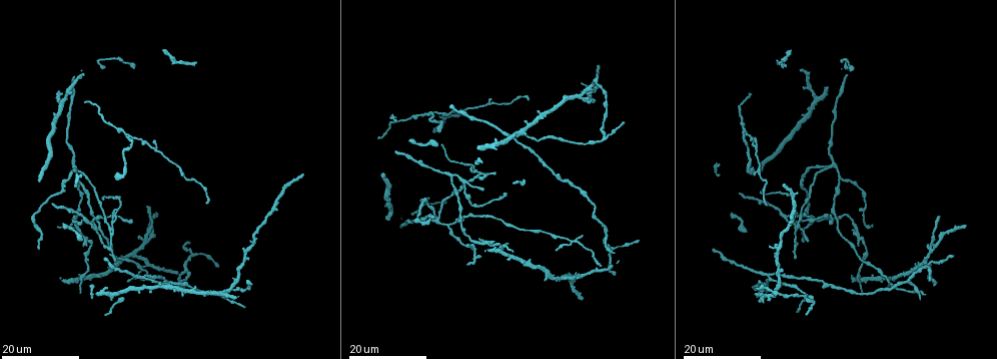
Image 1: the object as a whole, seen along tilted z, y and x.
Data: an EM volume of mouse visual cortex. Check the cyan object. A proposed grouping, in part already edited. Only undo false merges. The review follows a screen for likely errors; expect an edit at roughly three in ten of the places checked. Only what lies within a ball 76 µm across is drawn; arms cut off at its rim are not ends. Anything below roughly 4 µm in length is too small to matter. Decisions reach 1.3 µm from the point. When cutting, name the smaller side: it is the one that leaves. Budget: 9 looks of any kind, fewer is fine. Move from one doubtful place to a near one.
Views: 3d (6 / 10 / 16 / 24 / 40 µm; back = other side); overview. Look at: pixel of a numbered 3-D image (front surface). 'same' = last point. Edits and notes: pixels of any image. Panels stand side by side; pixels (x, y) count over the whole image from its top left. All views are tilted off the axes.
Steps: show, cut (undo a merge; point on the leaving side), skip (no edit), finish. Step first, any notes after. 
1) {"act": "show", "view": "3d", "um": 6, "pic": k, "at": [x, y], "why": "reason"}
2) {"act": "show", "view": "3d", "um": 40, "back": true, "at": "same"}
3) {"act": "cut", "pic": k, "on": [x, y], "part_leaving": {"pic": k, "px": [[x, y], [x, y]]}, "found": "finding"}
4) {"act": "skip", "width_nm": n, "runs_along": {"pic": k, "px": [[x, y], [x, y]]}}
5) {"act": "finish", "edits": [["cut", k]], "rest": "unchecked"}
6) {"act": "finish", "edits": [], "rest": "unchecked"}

{"act": "show", "view": "3d", "um": 16, "pic": 1, "at": [114, 232], "why": "a fork"}

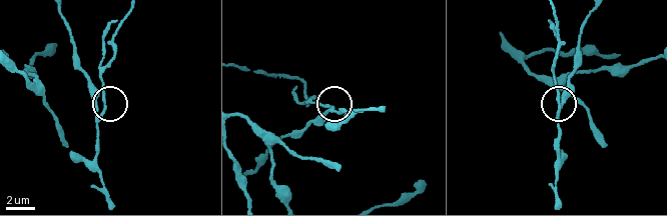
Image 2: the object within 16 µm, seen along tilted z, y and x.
{"act": "show", "view": "3d", "um": 10, "pic": 2, "at": [102, 102]}

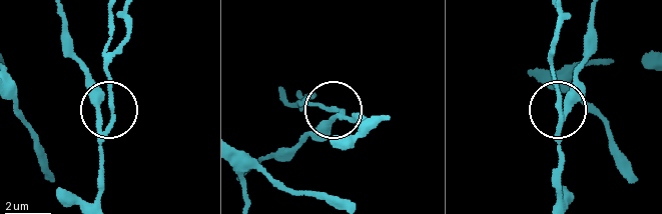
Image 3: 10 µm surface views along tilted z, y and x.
{"act": "cut", "pic": 3, "on": [112, 101], "width_nm": 180, "part_leaving": {"pic": 3, "px": [[104, 132], [112, 116], [107, 59], [123, 36], [125, 14]]}, "found": "a second neuron is stuck on"}

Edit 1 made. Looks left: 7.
{"act": "show", "view": "overview"}

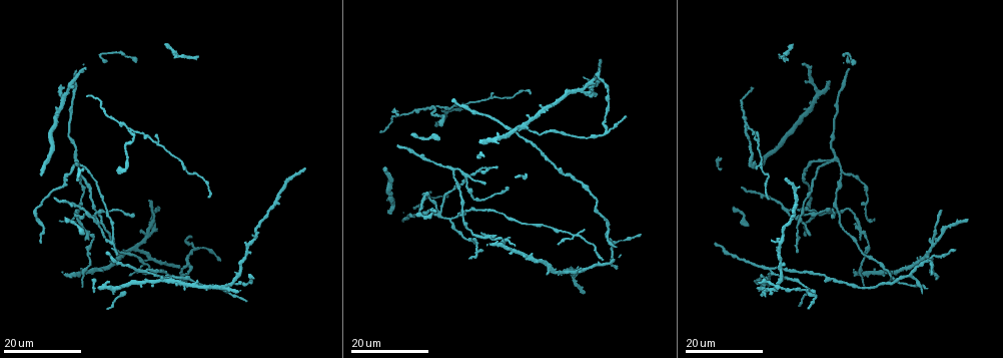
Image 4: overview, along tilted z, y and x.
{"act": "show", "view": "3d", "um": 16, "pic": 4, "at": [745, 121], "why": "three arms meet"}

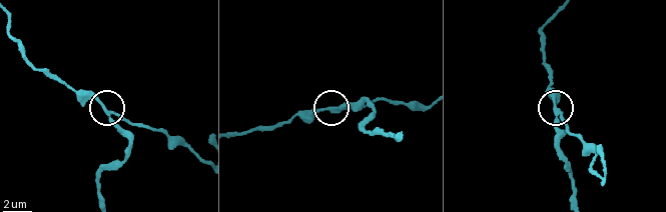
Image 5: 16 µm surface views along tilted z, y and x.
{"act": "show", "view": "3d", "um": 6, "pic": 5, "at": [106, 113], "why": "closer look"}

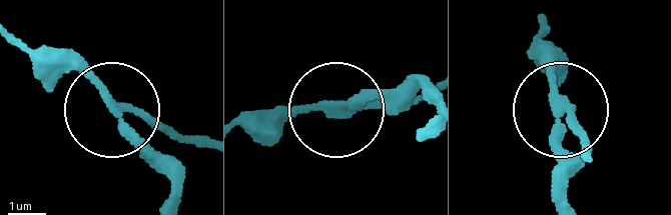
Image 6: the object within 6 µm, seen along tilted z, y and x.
{"act": "show", "view": "3d", "um": 6, "back": true, "pic": 6, "at": [565, 106]}

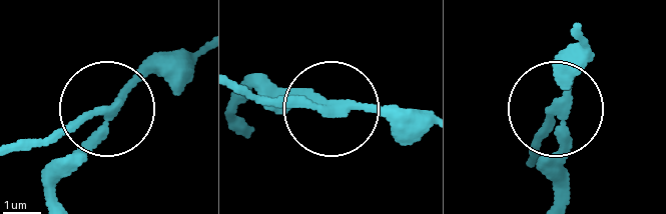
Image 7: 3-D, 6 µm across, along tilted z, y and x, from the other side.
{"act": "skip", "width_nm": 200, "found": "one neuron here"}

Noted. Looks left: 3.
{"act": "show", "view": "3d", "um": 16, "pic": 4, "at": [574, 235], "why": "side arm on a straight run"}

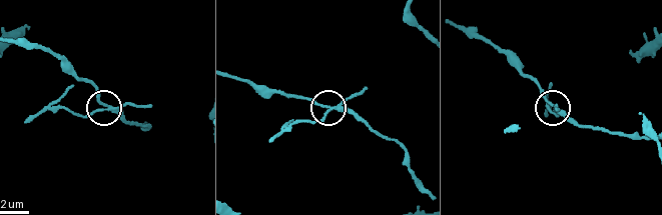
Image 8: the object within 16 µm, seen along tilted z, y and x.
{"act": "show", "view": "3d", "um": 10, "pic": 8, "at": [325, 111]}

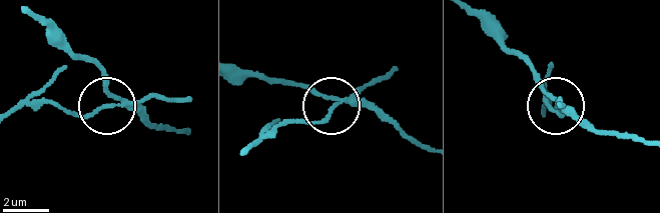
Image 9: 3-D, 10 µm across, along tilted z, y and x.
{"act": "cut", "pic": 9, "on": [162, 99], "width_nm": 150, "part_leaving": {"pic": 9, "px": [[124, 103], [81, 115], [48, 104], [11, 112]]}, "found": "a second neuron is stuck on"}

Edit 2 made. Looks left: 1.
{"act": "finish", "edits": [["cut", 3], ["cut", 9]], "rest": "unchecked"}

